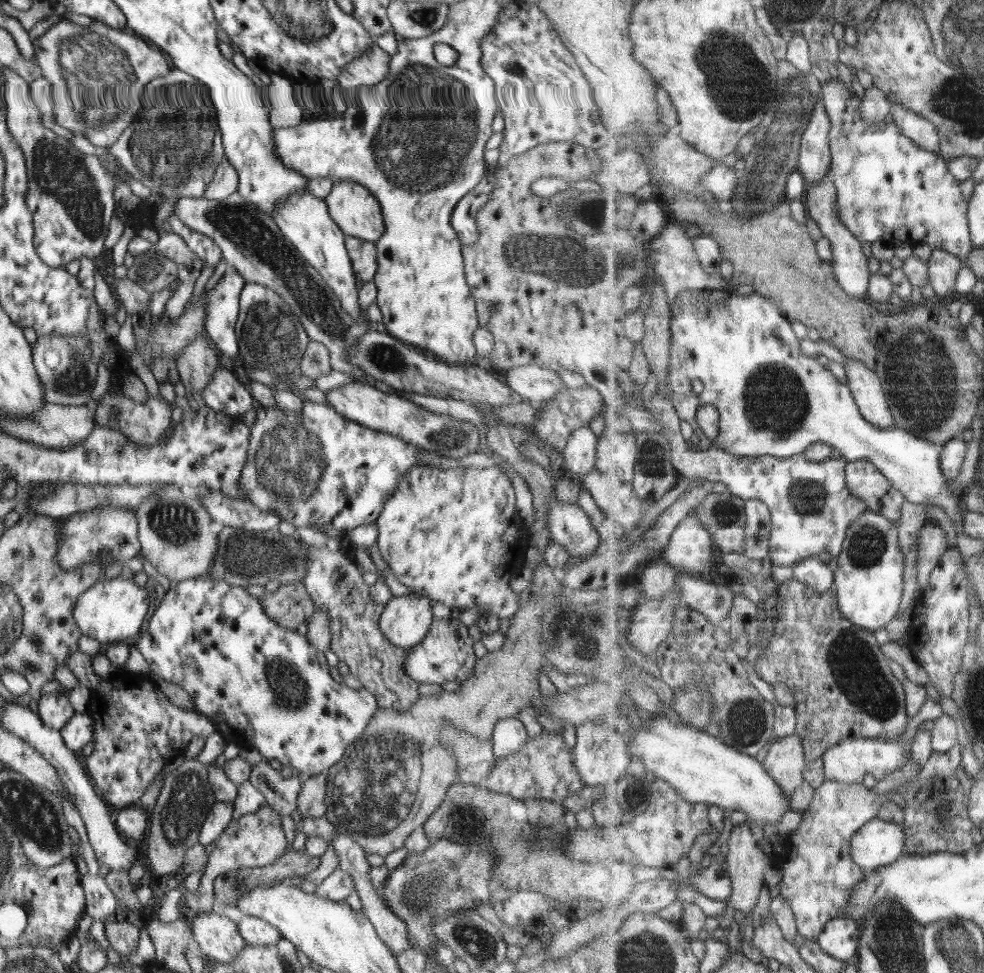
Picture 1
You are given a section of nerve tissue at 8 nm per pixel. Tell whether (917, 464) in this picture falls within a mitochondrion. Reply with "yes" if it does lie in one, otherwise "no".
no

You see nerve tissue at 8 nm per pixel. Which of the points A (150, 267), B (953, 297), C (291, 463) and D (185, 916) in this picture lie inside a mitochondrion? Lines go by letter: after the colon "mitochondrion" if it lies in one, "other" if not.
A: mitochondrion
B: other
C: mitochondrion
D: other

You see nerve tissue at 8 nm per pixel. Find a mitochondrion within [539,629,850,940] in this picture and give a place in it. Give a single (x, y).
(745, 719)

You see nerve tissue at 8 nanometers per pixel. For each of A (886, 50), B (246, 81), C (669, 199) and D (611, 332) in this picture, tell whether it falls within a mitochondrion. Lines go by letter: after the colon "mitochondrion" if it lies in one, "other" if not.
A: other
B: other
C: other
D: other

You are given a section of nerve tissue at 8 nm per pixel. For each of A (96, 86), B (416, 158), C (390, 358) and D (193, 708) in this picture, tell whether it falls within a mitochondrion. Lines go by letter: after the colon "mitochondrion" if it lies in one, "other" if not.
A: mitochondrion
B: mitochondrion
C: mitochondrion
D: other

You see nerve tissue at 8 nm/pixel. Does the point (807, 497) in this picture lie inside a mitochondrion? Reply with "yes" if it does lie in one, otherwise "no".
yes

